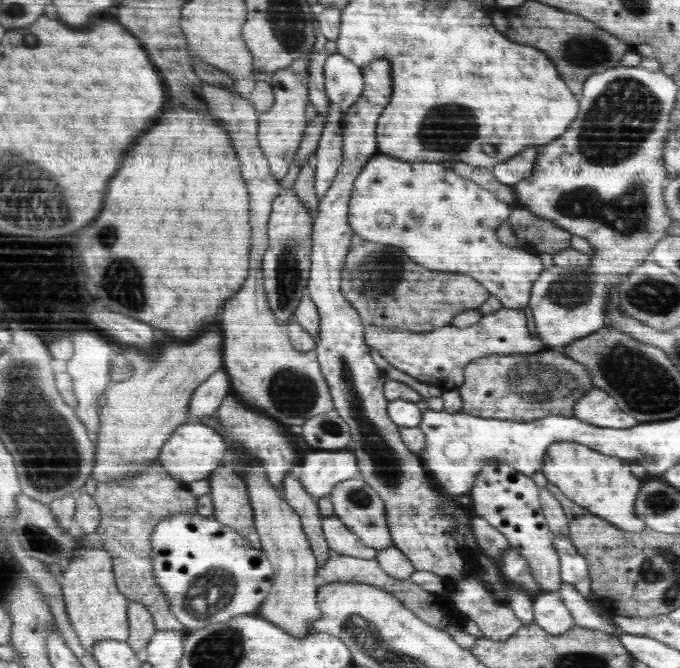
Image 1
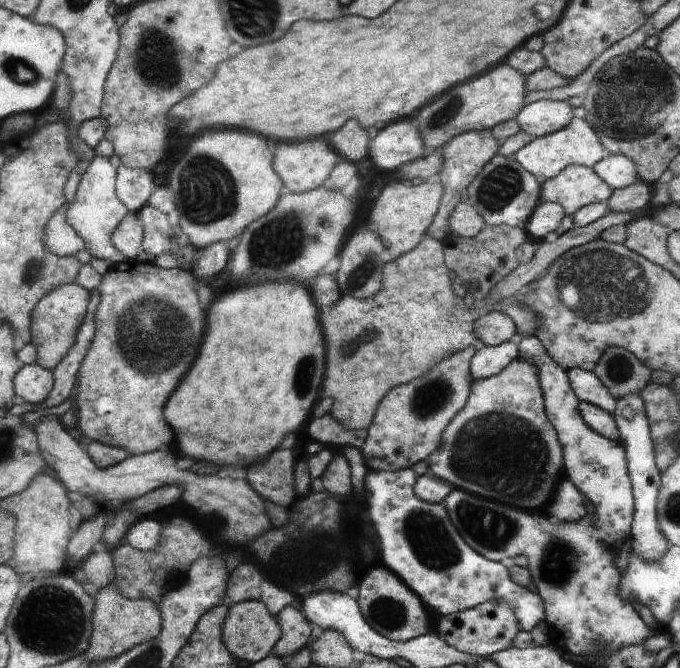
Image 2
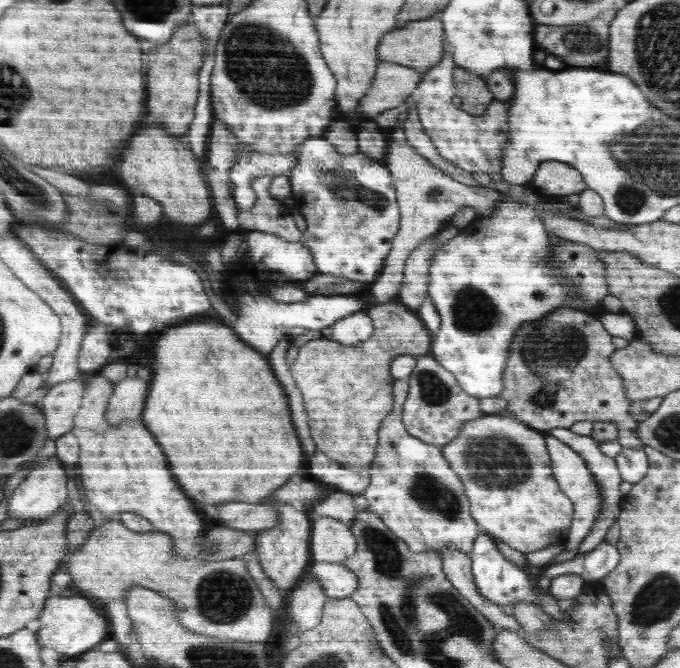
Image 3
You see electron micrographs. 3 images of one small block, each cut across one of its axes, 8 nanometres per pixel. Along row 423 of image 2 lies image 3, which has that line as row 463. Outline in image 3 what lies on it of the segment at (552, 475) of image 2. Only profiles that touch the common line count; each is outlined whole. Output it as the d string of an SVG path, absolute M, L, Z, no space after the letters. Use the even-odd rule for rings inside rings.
M484 414L464 424L460 434L442 448L463 481L481 529L523 553L565 544L570 538L574 502L559 487L547 438L536 429L510 414Z

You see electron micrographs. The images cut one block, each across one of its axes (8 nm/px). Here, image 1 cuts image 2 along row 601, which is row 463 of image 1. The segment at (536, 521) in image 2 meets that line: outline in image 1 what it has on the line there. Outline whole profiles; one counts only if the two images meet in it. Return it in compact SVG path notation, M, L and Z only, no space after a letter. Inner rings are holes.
M556 441L547 448L541 472L575 504L626 531L640 532L646 529L646 522L635 511L636 496L643 484L640 478L630 474L628 463L574 441Z

